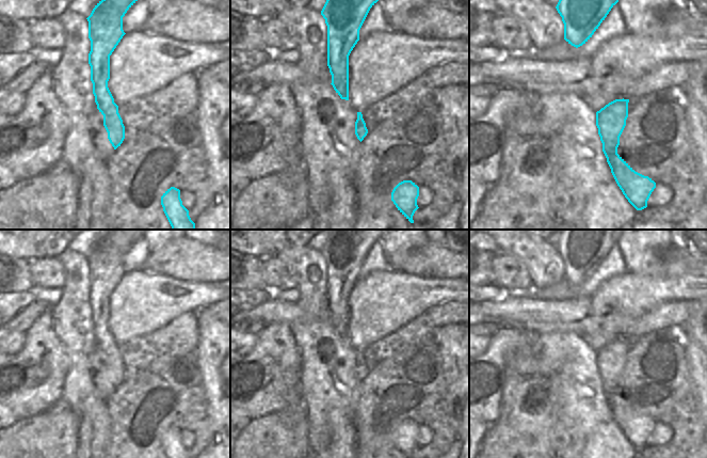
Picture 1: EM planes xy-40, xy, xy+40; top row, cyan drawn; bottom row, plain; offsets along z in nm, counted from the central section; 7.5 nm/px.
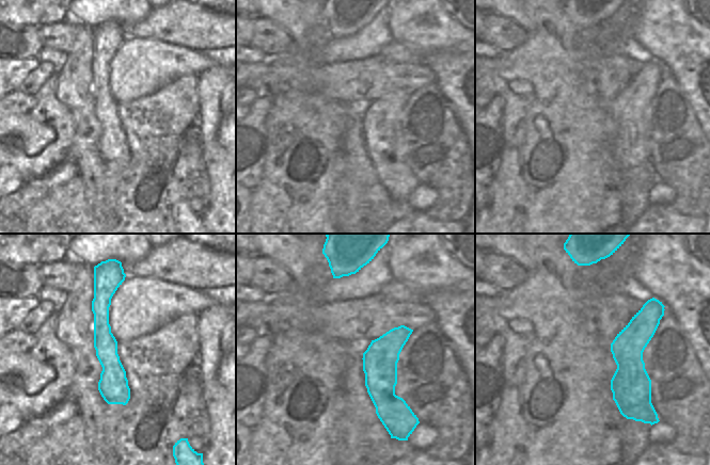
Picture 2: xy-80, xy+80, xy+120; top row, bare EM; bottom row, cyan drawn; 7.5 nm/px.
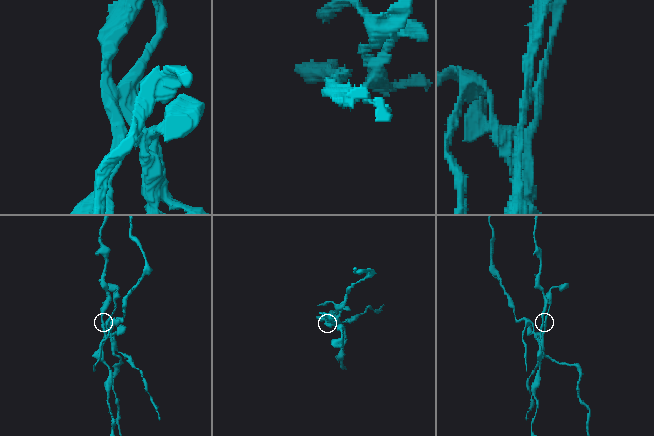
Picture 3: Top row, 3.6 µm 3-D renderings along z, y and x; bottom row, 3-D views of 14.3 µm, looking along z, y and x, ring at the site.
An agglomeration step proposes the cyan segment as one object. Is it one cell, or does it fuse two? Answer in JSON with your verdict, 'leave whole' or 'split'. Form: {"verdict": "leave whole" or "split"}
{"verdict": "split"}

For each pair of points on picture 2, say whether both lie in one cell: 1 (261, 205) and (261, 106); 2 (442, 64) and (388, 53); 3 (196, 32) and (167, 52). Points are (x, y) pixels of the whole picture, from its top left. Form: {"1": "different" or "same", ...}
{"1": "different", "2": "different", "3": "different"}

